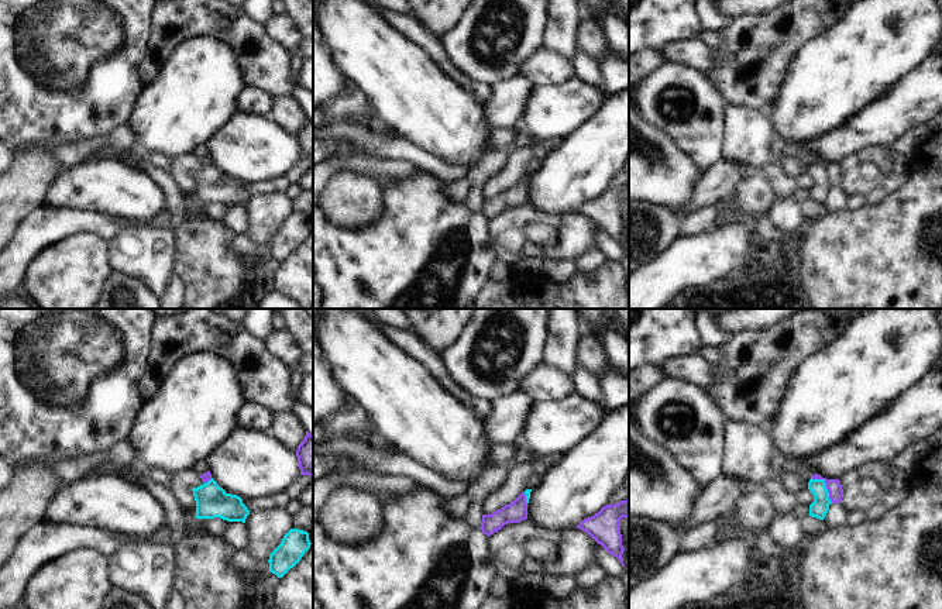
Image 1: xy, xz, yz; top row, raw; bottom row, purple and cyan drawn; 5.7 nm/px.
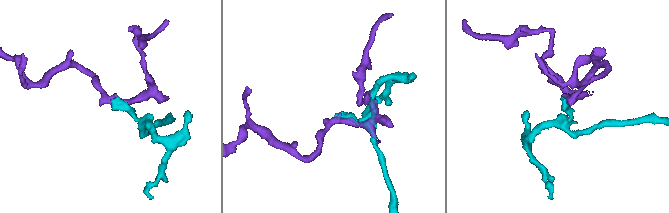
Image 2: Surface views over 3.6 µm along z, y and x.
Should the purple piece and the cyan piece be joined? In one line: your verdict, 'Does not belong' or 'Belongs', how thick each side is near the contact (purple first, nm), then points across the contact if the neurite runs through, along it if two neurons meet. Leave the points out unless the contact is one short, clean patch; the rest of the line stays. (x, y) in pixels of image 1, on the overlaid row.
Does not belong. Thickness 90 nm (purple) against 100 nm. Boundary: yz (811, 477), (824, 481), (828, 498), (832, 502).

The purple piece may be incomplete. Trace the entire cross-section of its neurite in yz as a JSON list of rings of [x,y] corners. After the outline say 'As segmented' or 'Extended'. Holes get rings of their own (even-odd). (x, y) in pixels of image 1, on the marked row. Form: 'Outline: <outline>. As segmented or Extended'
Outline: [[[815,474],[811,476],[812,479],[824,479],[825,484],[826,484],[826,489],[829,492],[829,499],[832,503],[840,503],[842,498],[843,498],[843,489],[842,489],[842,485],[840,485],[840,481],[839,479],[826,479],[826,478],[822,478],[821,475]]]. As segmented.

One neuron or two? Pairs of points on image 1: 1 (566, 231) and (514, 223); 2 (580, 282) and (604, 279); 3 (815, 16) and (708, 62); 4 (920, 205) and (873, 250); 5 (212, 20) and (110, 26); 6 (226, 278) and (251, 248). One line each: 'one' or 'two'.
1: one
2: one
3: two
4: one
5: two
6: two

